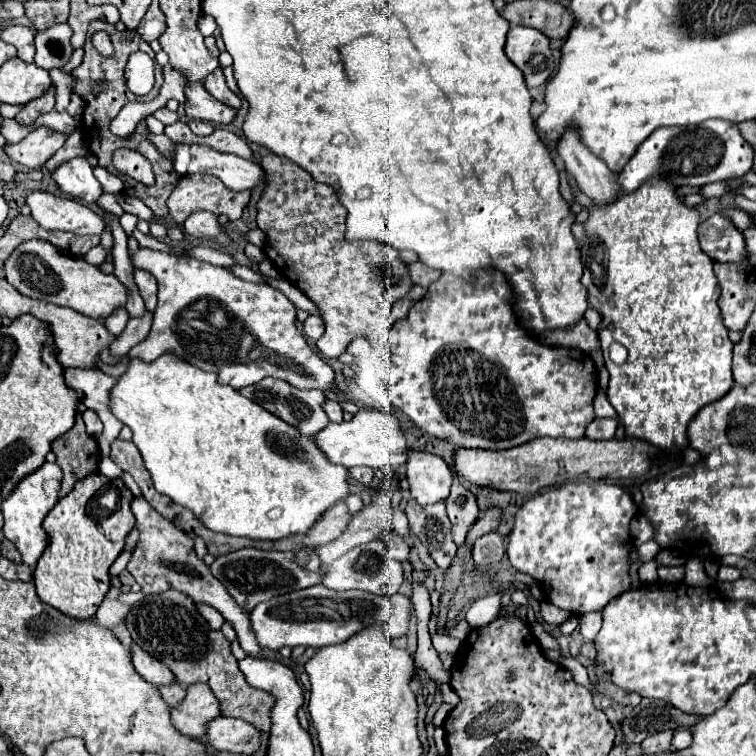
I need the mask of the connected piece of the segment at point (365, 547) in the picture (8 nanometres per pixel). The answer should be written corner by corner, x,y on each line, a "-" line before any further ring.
372,540
366,542
362,546
352,548
350,552
346,552
342,558
338,558
326,572
322,584
334,590
364,590
364,592
372,592
372,594
386,594
392,596
398,592
400,584
404,582
402,578
402,566
388,554
388,548
384,546
384,542
380,540

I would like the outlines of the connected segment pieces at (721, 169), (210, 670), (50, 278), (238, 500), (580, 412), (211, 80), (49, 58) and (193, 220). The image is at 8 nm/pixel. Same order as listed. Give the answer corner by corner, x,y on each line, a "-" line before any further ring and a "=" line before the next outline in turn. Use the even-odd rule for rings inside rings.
708,120
686,128
660,128
640,144
636,154
618,174
618,182
626,192
636,190
646,178
660,172
676,186
704,186
718,180
742,178
754,160
754,148
744,140
738,126
724,120
-
688,158
688,176
682,174
682,160
=
176,590
146,596
126,614
126,628
136,646
156,656
174,672
180,686
186,688
194,682
208,684
224,716
242,718
260,732
270,732
270,708
274,700
268,692
256,690
244,682
238,662
230,652
230,642
222,630
212,630
208,622
204,622
190,596
=
28,240
4,262
4,278
24,296
72,308
90,318
106,318
114,308
126,304
126,288
114,274
104,274
84,258
60,252
50,242
=
164,354
150,364
134,358
112,388
110,408
134,432
132,442
142,454
156,490
188,508
208,530
270,542
292,534
306,534
306,476
310,476
310,466
334,464
320,454
312,436
302,436
294,426
244,398
234,388
220,386
216,374
202,372
172,354
-
270,512
286,512
288,518
270,518
-
290,512
300,512
302,518
290,518
=
444,272
438,282
434,282
428,288
428,294
416,302
410,308
410,314
406,320
396,322
392,332
390,332
390,346
392,346
392,360
388,368
388,390
390,390
390,402
398,406
408,418
414,420
414,424
424,430
426,434
440,438
440,440
452,440
460,448
484,448
484,450
504,450
504,448
514,448
518,444
524,444
528,440
540,438
540,436
550,436
550,438
560,438
560,436
572,436
572,438
582,438
586,426
594,420
594,406
592,400
596,396
596,366
592,358
580,350
572,348
550,348
542,346
534,338
528,338
528,332
518,324
516,314
512,310
512,290
506,282
506,278
500,272
486,272
476,278
476,282
466,282
450,272
=
214,70
212,74
208,74
206,80
204,80
204,88
206,88
216,100
220,100
222,104
226,104
226,106
230,106
230,108
236,108
236,110
238,110
238,108
242,106
240,98
226,86
226,78
224,78
222,70
=
56,24
48,30
36,32
36,66
50,70
50,68
62,68
70,56
72,56
72,44
70,44
72,28
68,24
=
196,210
192,216
186,218
184,230
186,230
186,234
198,238
200,242
206,236
210,236
212,242
218,244
218,246
224,246
228,242
228,236
222,232
222,226
218,224
216,214
212,214
212,212
200,212
200,210

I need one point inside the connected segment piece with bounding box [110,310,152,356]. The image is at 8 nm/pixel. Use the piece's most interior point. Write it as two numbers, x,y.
137,329

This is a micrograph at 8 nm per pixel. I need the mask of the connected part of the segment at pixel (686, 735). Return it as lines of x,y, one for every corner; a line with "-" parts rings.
676,730
672,738
672,748
686,748
692,742
692,734
688,730

